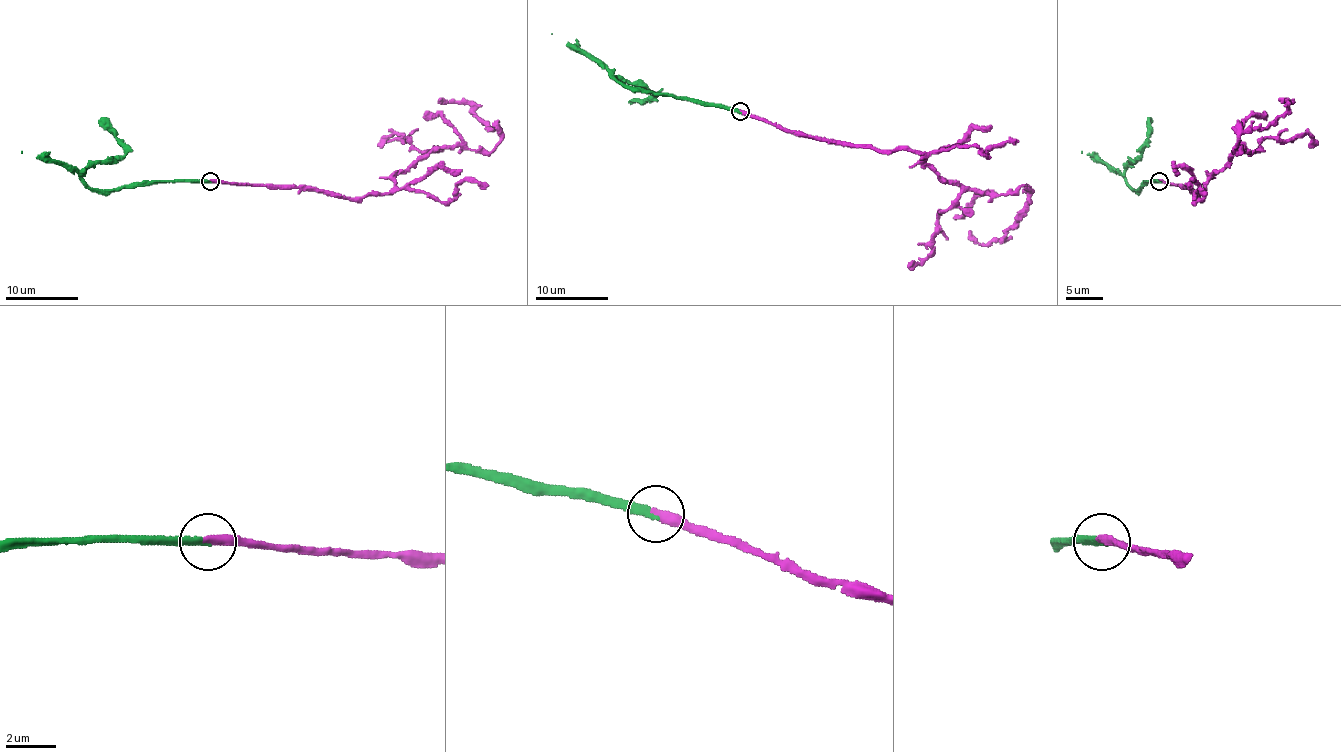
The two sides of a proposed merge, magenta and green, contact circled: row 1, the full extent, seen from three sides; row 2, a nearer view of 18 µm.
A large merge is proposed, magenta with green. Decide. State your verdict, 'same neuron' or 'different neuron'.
same neuron

